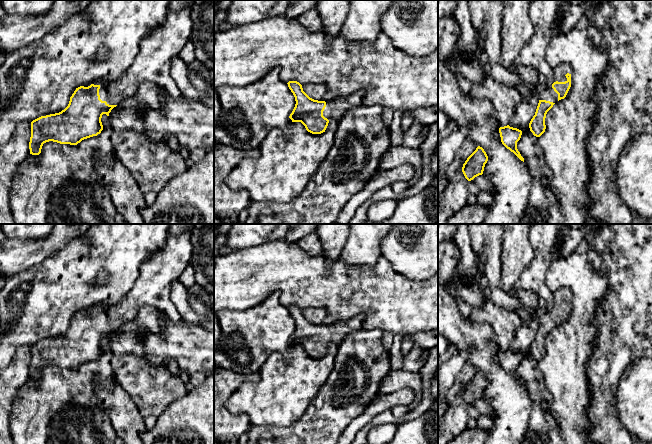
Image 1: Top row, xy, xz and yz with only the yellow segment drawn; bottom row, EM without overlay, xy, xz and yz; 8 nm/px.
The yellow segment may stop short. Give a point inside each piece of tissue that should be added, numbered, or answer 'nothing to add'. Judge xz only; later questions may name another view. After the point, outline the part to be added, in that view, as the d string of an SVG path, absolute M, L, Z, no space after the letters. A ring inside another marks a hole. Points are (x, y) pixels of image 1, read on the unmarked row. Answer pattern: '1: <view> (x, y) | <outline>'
1: xz (335, 332) | M360 314L347 321L336 321L327 325L323 340L328 344L339 344L348 333L361 329L363 321L364 315Z

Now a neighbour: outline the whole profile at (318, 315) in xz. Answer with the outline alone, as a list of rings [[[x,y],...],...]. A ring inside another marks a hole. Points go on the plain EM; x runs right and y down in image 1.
[[[326,307],[304,308],[302,312],[303,315],[314,324],[327,326],[336,322]]]

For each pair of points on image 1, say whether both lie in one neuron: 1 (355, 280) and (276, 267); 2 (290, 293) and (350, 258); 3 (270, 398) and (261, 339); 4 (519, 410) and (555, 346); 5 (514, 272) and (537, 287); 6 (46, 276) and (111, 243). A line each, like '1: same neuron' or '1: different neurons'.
1: same neuron
2: different neurons
3: different neurons
4: different neurons
5: different neurons
6: same neuron

